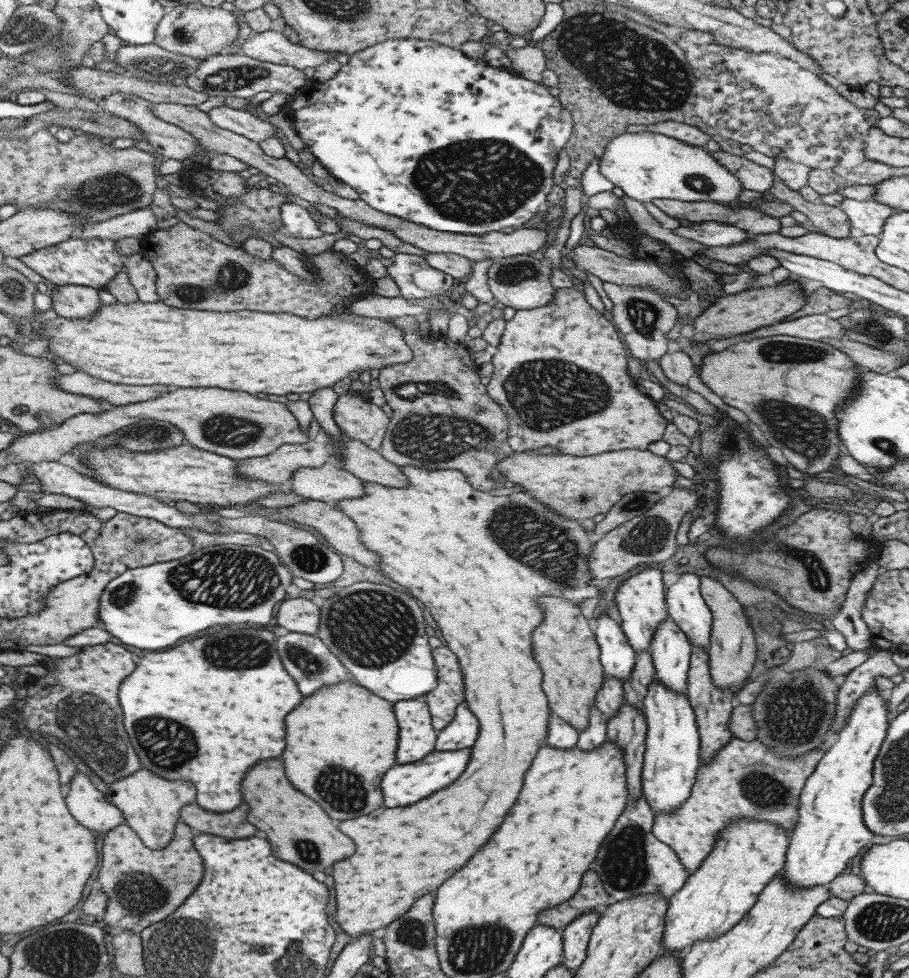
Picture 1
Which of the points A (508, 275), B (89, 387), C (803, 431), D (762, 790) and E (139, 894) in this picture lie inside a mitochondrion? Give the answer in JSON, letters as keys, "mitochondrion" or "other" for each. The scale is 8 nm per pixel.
{"A":"mitochondrion","B":"other","C":"mitochondrion","D":"mitochondrion","E":"mitochondrion"}

